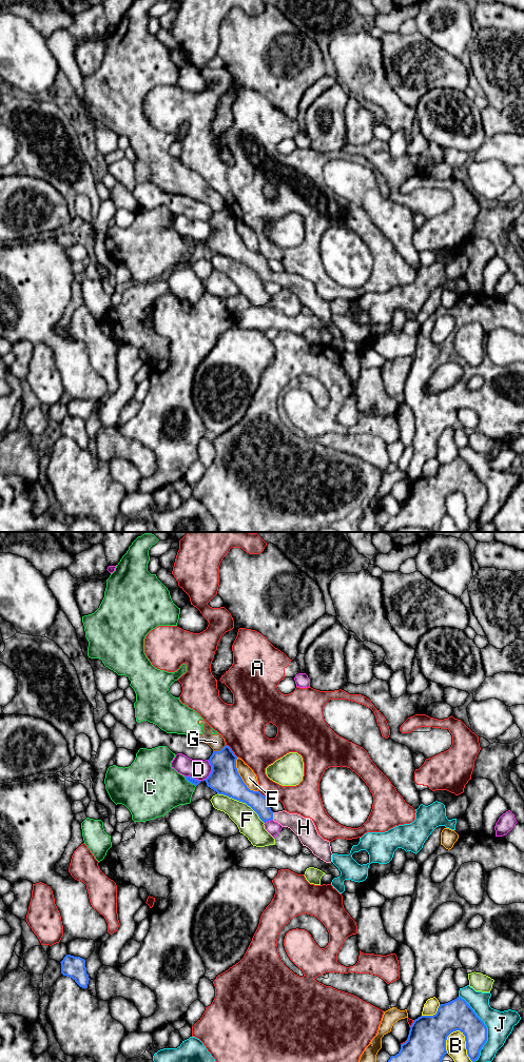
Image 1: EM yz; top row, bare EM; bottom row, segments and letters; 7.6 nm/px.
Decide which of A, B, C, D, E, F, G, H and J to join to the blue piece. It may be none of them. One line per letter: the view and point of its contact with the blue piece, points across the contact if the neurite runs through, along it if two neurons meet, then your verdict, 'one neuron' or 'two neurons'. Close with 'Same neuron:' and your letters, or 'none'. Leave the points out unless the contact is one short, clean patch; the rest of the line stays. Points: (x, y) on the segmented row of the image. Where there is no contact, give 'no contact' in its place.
A: yz (231, 750) | two neurons
B: yz (466, 1042) | two neurons
C: yz (190, 782) | two neurons
D: yz (212, 770) | two neurons
E: yz (240, 778) | two neurons
F: yz (241, 801) | two neurons
G: yz (220, 750) | along yz (226, 745), (219, 750), (213, 751) | two neurons
H: yz (272, 815) | across yz (255, 800), (272, 815), (293, 821), (303, 827) | one neuron
J: yz (486, 1028) | two neurons
Same neuron: H

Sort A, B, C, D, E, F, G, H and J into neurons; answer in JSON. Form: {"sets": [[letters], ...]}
{"sets": [["A"], ["B"], ["C", "G", "J"], ["D"], ["E"], ["F"], ["H"]]}

